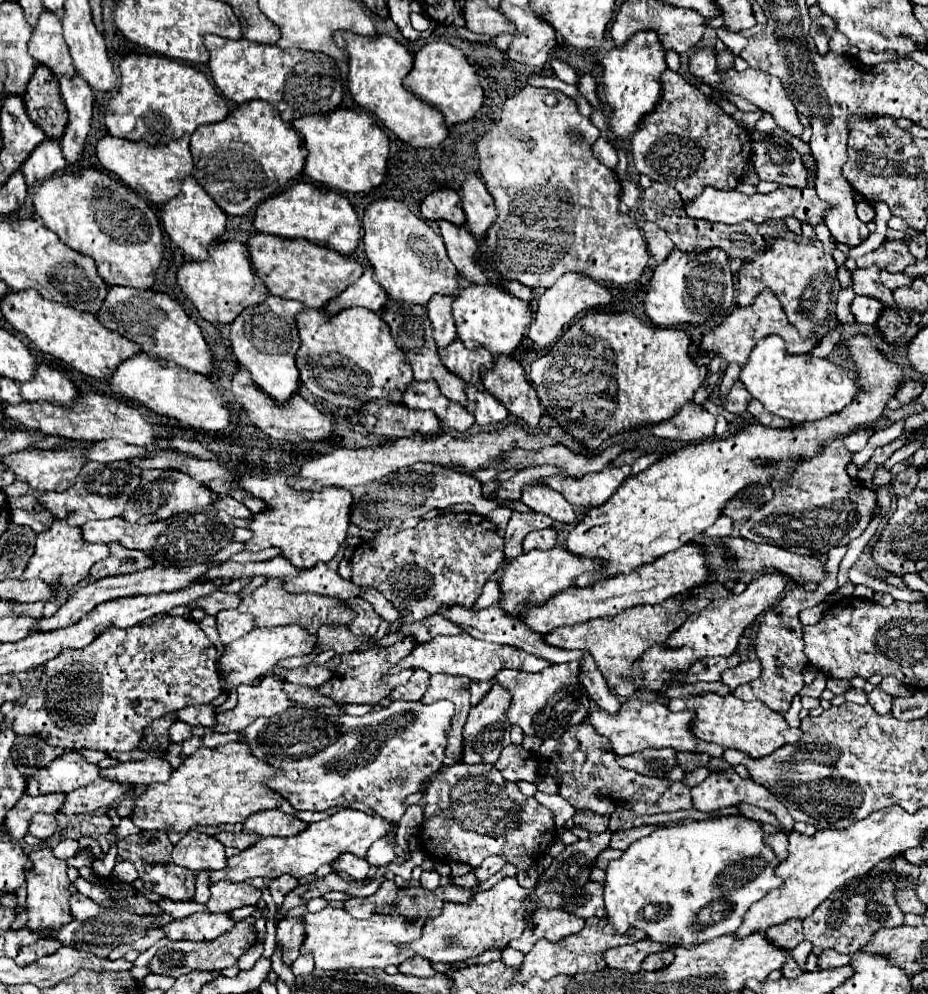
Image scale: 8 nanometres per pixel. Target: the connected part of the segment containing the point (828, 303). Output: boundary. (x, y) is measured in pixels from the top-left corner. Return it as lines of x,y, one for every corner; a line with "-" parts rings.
777,238
775,244
755,260
741,266
737,274
737,306
749,306
759,292
769,288
781,302
787,320
803,338
815,334
819,340
839,326
835,304
841,292
837,280
837,264
833,256
809,242
791,242

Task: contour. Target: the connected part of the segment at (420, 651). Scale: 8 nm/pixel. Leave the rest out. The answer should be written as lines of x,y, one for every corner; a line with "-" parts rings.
457,634
457,636
435,636
425,644
417,644
415,650
405,656
393,670
391,674
405,670
405,668
421,668
429,674
451,674
451,676
467,676
471,680
491,680
495,676
495,672
499,672
501,668
515,668
515,670
523,670
523,672
539,672
543,668
547,668
547,660
537,658
537,656
529,656
523,650
511,648
511,646
499,646
499,644
491,644
491,642
483,642
477,638
471,638
469,634

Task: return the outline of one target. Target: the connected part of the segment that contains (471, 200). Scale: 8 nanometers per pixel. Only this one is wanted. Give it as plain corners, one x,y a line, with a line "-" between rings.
471,174
461,190
461,200
463,200
463,210
465,210
465,226
467,230
477,238
479,244
487,238
487,230
493,226
497,218
497,210
493,204
491,194
487,192
485,184
481,178

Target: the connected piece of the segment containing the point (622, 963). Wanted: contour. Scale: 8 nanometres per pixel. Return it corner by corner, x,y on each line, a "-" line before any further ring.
645,938
645,940
639,940
635,944
611,948
603,954
603,958
607,962
607,968
621,968
627,972
639,972
643,958
649,954
661,952
661,950
667,950
667,946
661,946
661,944

